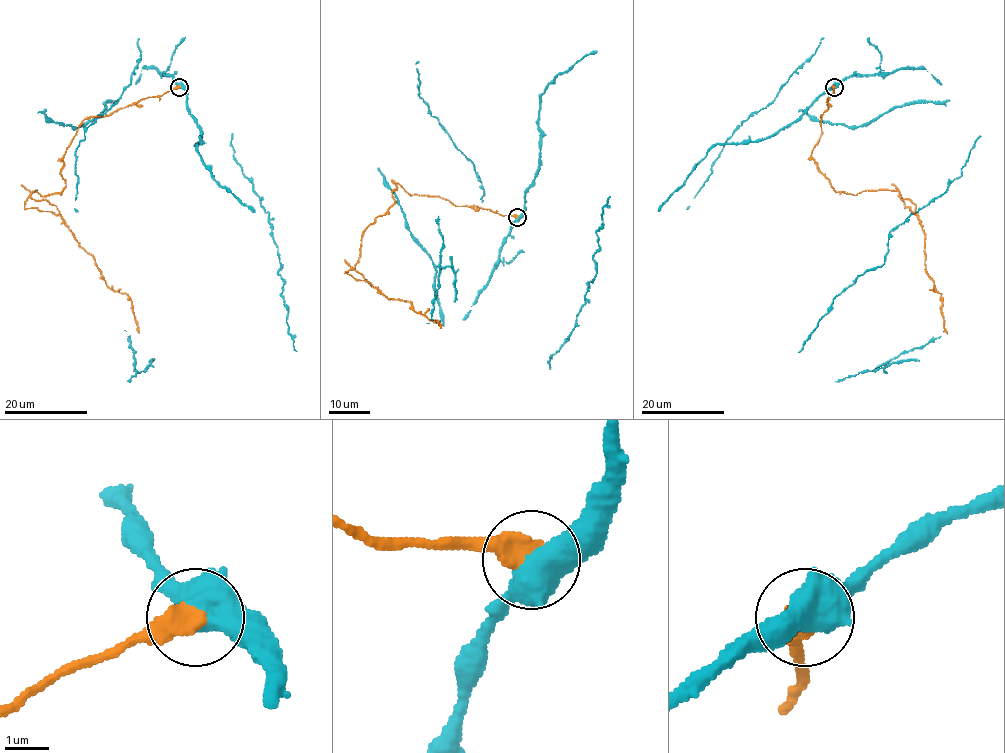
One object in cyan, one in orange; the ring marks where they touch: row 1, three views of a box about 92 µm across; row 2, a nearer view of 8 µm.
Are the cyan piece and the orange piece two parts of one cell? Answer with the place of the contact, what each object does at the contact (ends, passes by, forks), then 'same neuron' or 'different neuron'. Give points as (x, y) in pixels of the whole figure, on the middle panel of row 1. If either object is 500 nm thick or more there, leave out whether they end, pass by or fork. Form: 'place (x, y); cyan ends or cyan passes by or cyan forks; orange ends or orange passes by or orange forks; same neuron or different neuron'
place (517, 217); different neuron

